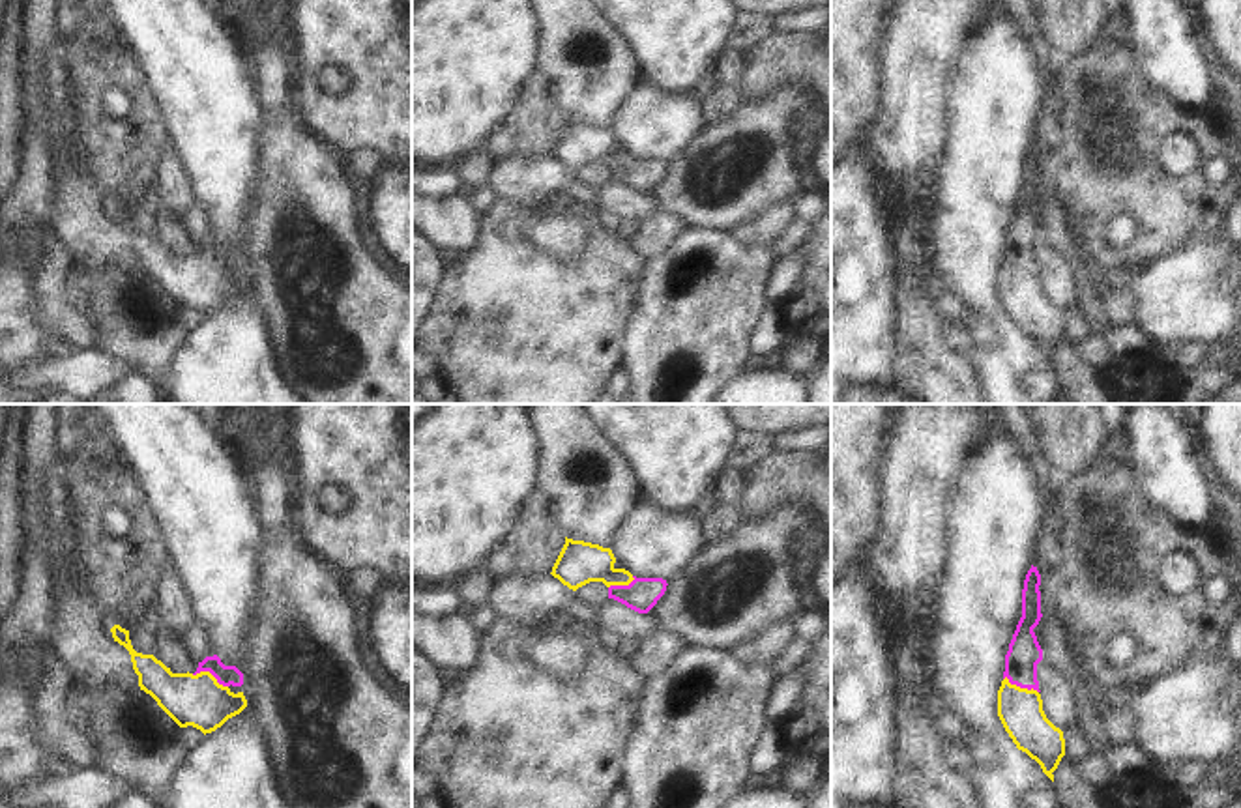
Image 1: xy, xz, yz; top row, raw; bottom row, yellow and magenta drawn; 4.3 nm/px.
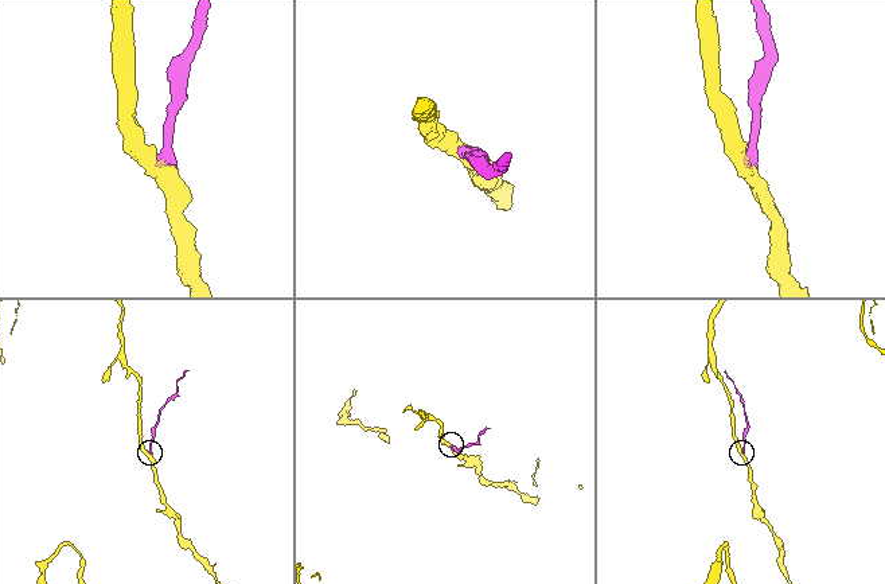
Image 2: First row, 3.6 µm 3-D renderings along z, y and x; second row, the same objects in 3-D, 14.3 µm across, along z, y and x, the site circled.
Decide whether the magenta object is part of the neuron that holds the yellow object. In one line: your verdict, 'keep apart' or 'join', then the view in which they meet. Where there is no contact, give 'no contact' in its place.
join; contact in xy

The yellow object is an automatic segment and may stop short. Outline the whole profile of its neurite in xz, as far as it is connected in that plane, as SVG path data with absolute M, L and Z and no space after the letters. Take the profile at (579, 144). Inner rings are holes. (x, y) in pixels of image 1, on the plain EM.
M565 118L550 155L573 172L590 163L603 163L608 168L608 180L648 195L664 176L666 161L636 159L625 150L616 150L614 144L610 129Z

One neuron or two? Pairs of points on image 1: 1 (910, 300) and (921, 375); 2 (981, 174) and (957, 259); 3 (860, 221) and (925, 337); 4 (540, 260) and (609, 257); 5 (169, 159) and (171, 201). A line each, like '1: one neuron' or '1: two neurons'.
1: one neuron
2: one neuron
3: two neurons
4: one neuron
5: one neuron

